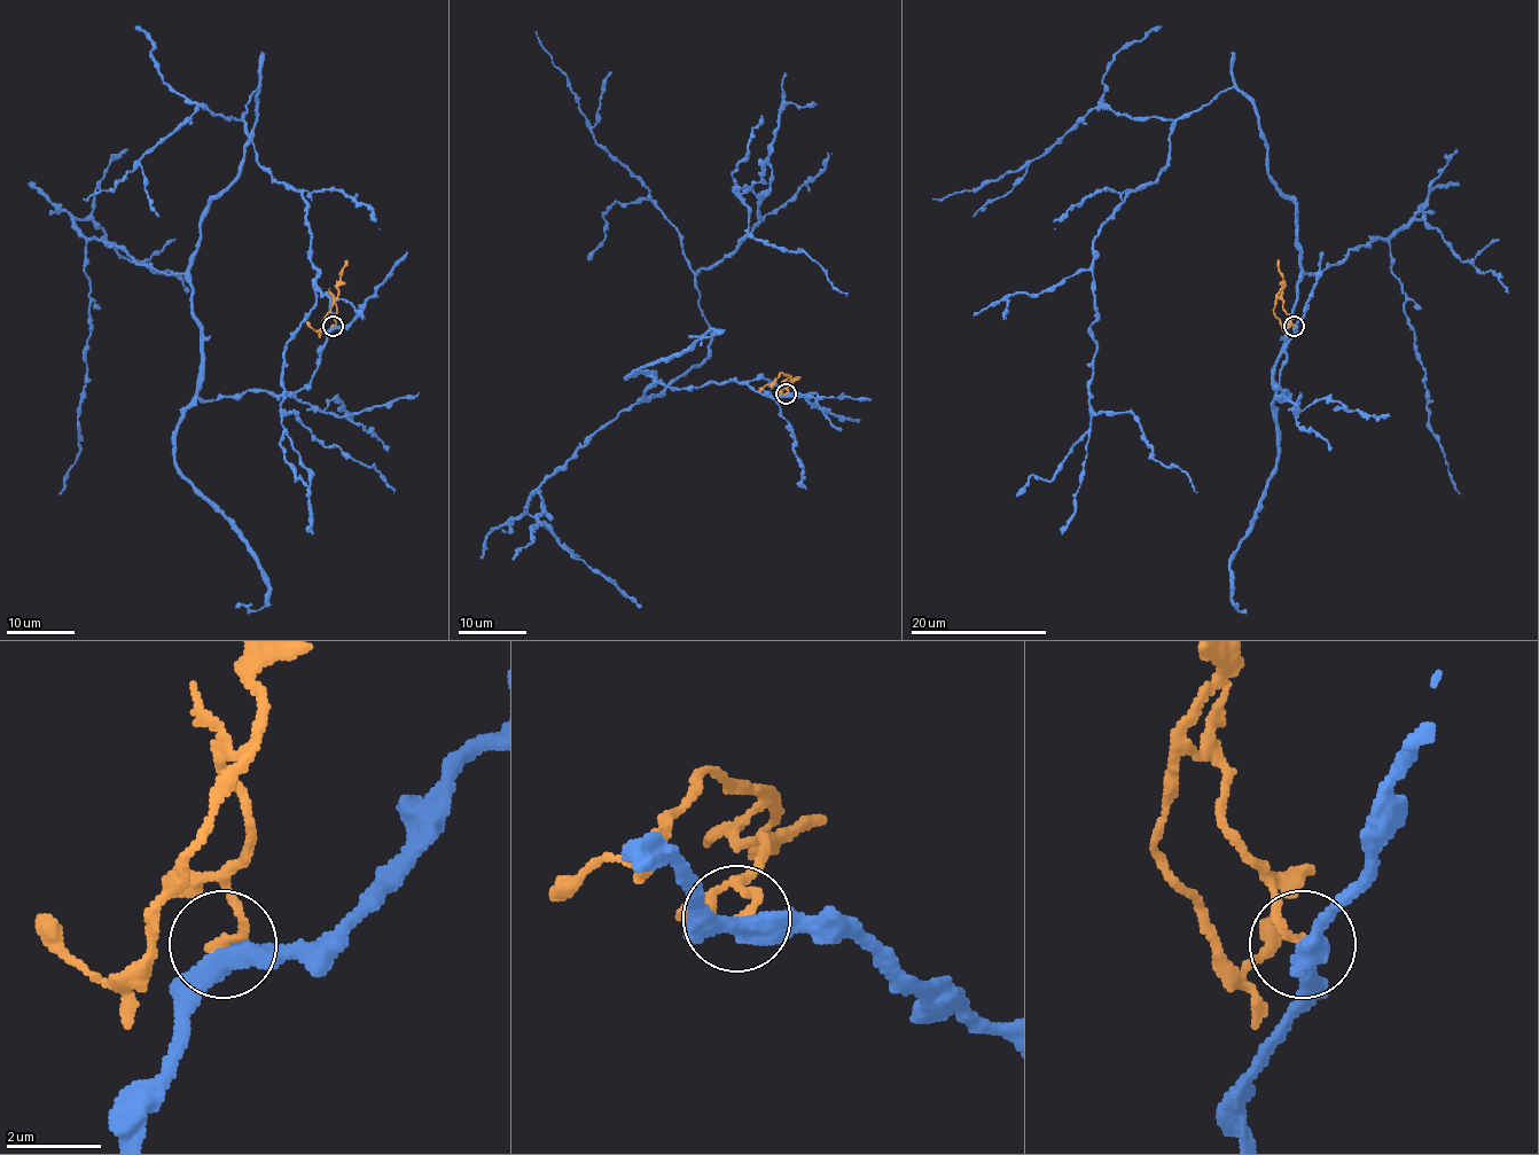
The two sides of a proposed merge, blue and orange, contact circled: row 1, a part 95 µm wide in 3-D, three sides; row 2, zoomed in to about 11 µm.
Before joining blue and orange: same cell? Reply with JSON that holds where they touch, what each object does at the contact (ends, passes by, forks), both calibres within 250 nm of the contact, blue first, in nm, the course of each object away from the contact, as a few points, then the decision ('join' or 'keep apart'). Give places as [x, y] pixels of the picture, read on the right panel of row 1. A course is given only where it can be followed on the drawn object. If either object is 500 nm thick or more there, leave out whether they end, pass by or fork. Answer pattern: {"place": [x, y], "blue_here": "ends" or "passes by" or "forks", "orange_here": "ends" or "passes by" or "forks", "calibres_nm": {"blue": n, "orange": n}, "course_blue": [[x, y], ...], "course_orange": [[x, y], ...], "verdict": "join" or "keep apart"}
{"place": [1294, 326], "blue_here": "passes by", "orange_here": "ends", "calibres_nm": {"blue": 440, "orange": 200}, "course_blue": [[1294, 325], [1280, 402], [1297, 208], [1228, 87], [1094, 240], [1088, 407], [1130, 412], [1196, 492]], "course_orange": [[1294, 325], [1283, 302], [1279, 299], [1273, 313], [1286, 330], [1293, 321]], "verdict": "keep apart"}

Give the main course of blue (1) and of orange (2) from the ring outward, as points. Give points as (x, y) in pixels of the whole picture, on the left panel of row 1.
1: (334, 325), (302, 388), (197, 395), (189, 257), (259, 87), (243, 122), (317, 272), (281, 407), (393, 492)
2: (333, 325), (336, 324), (334, 299), (323, 325), (315, 330), (306, 321)

